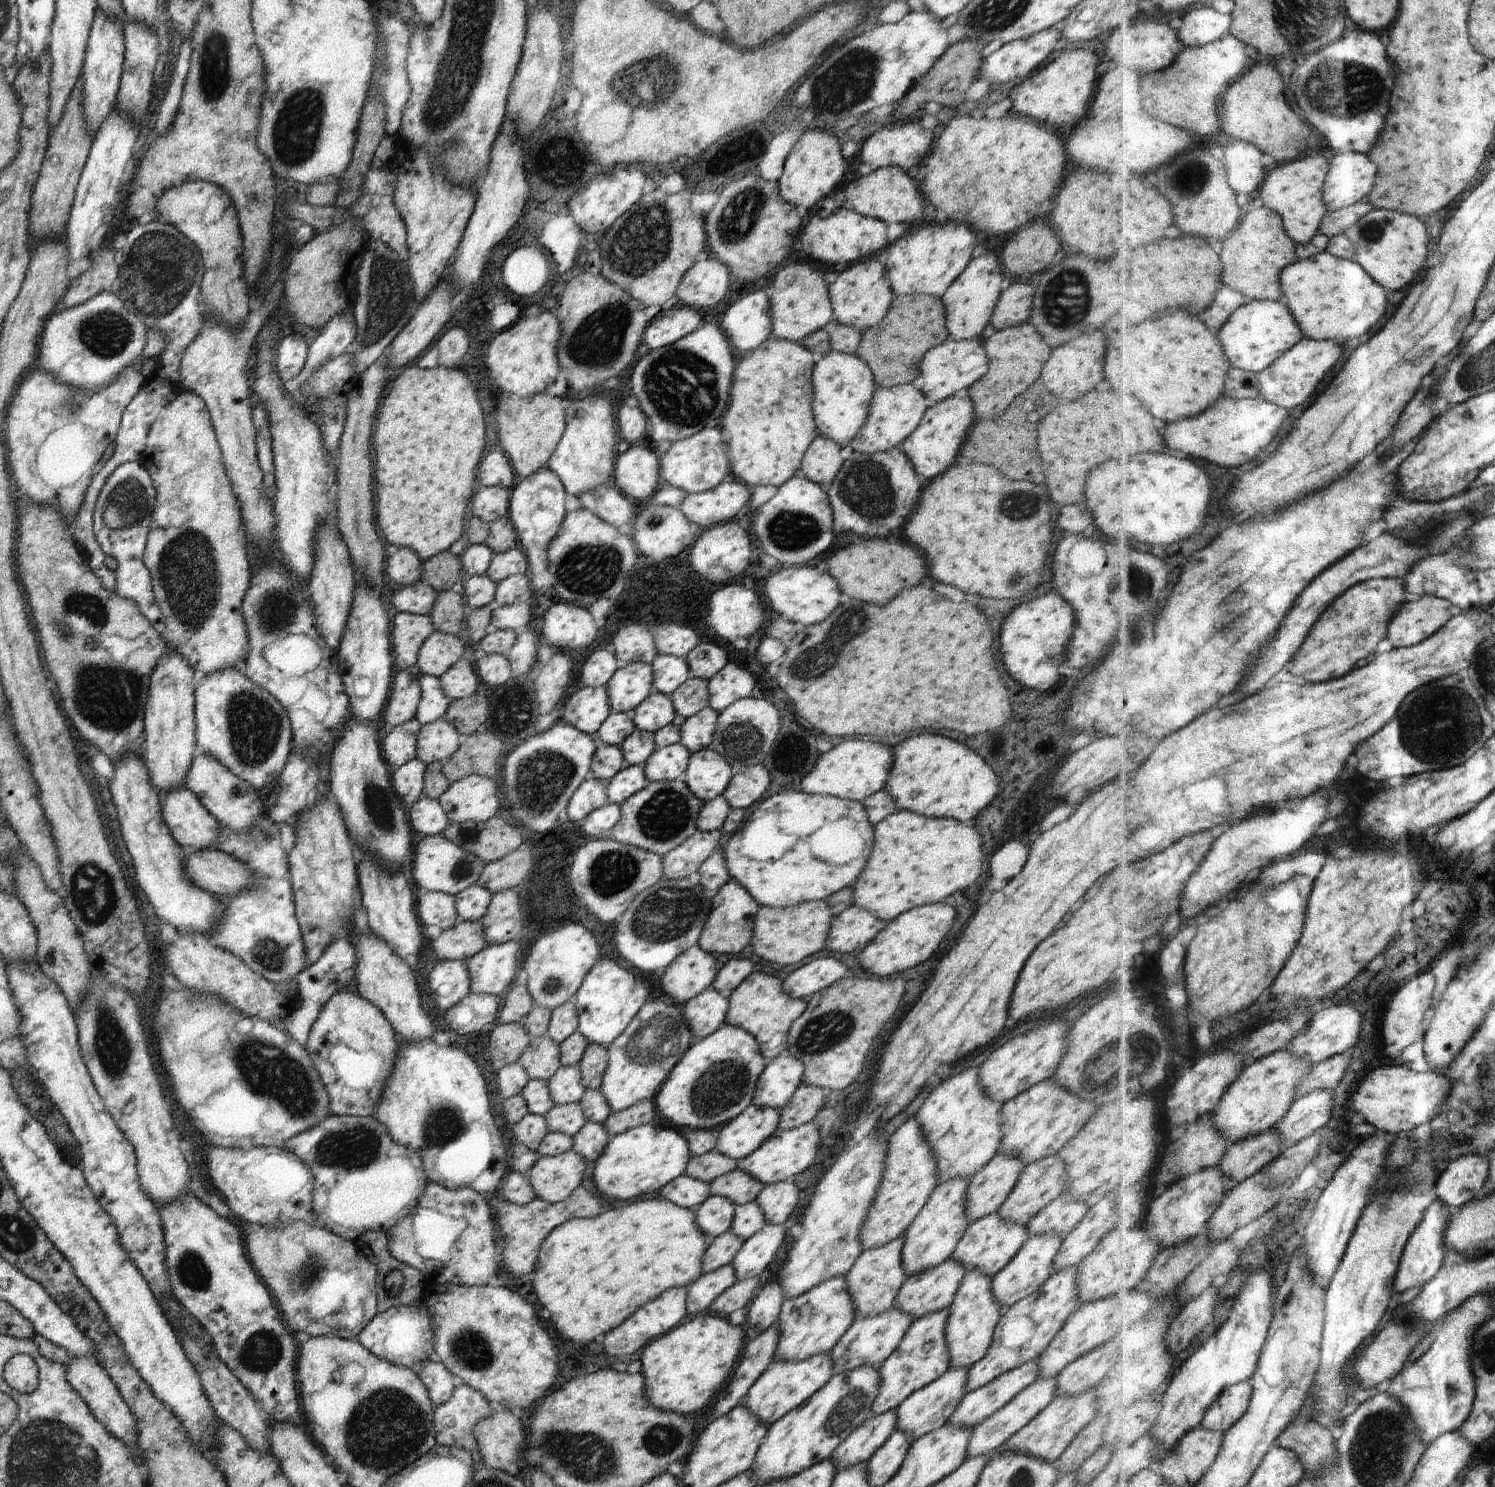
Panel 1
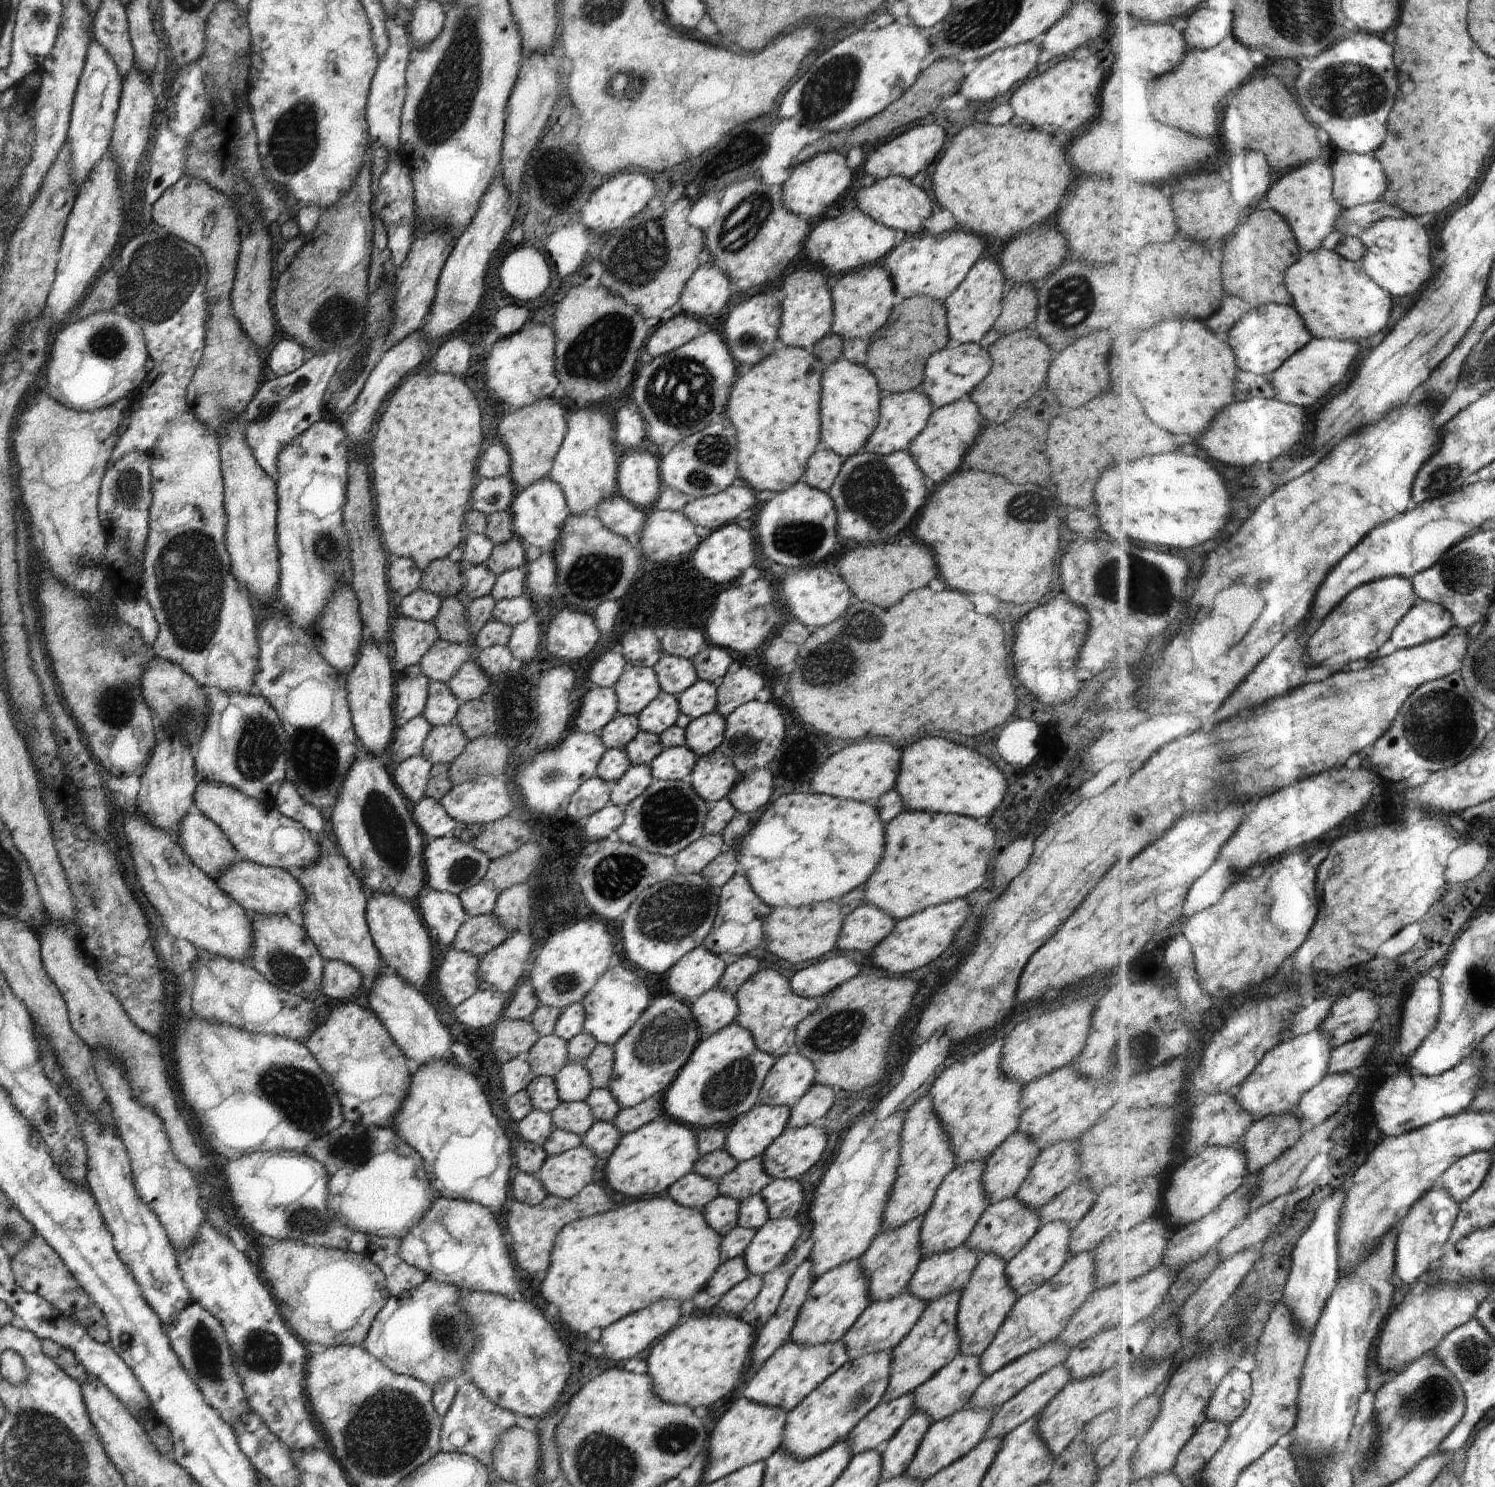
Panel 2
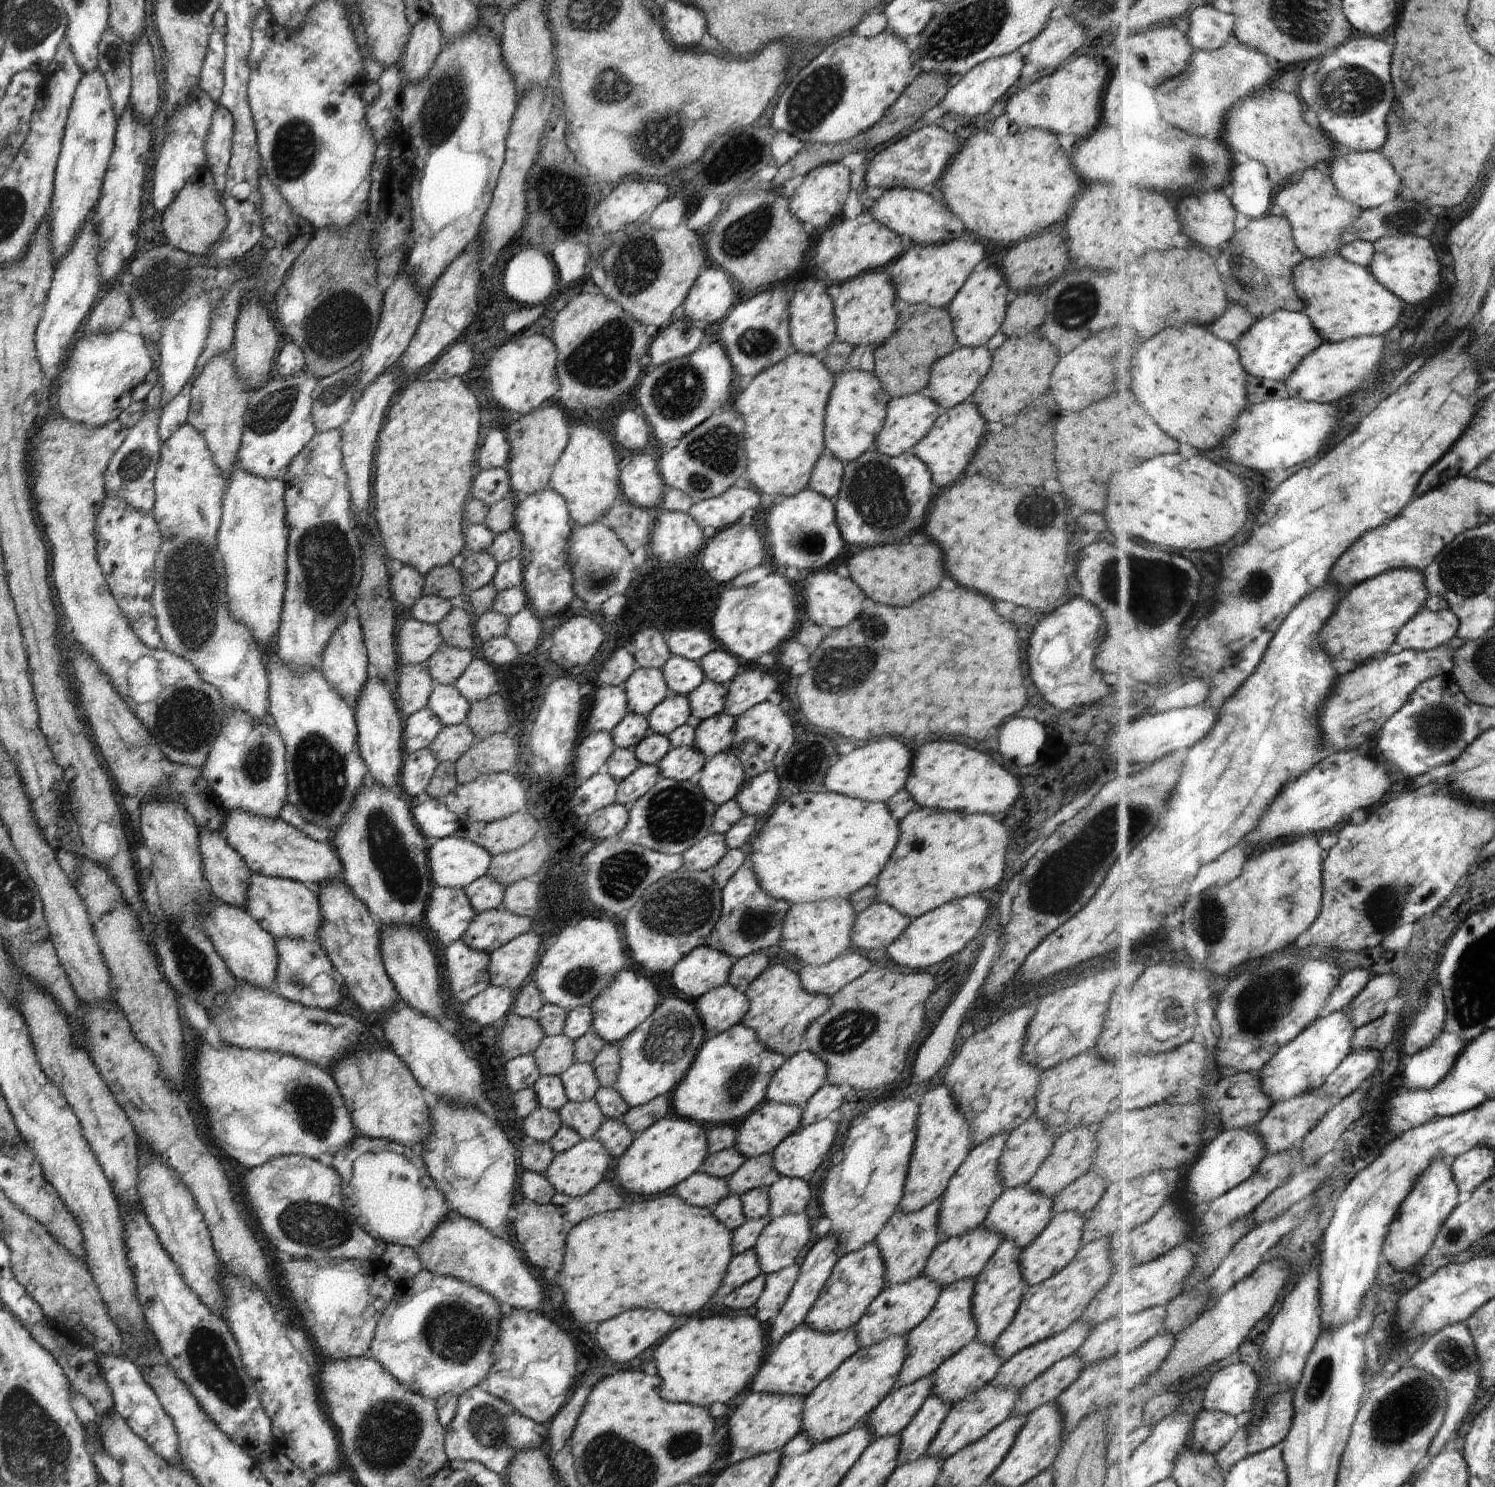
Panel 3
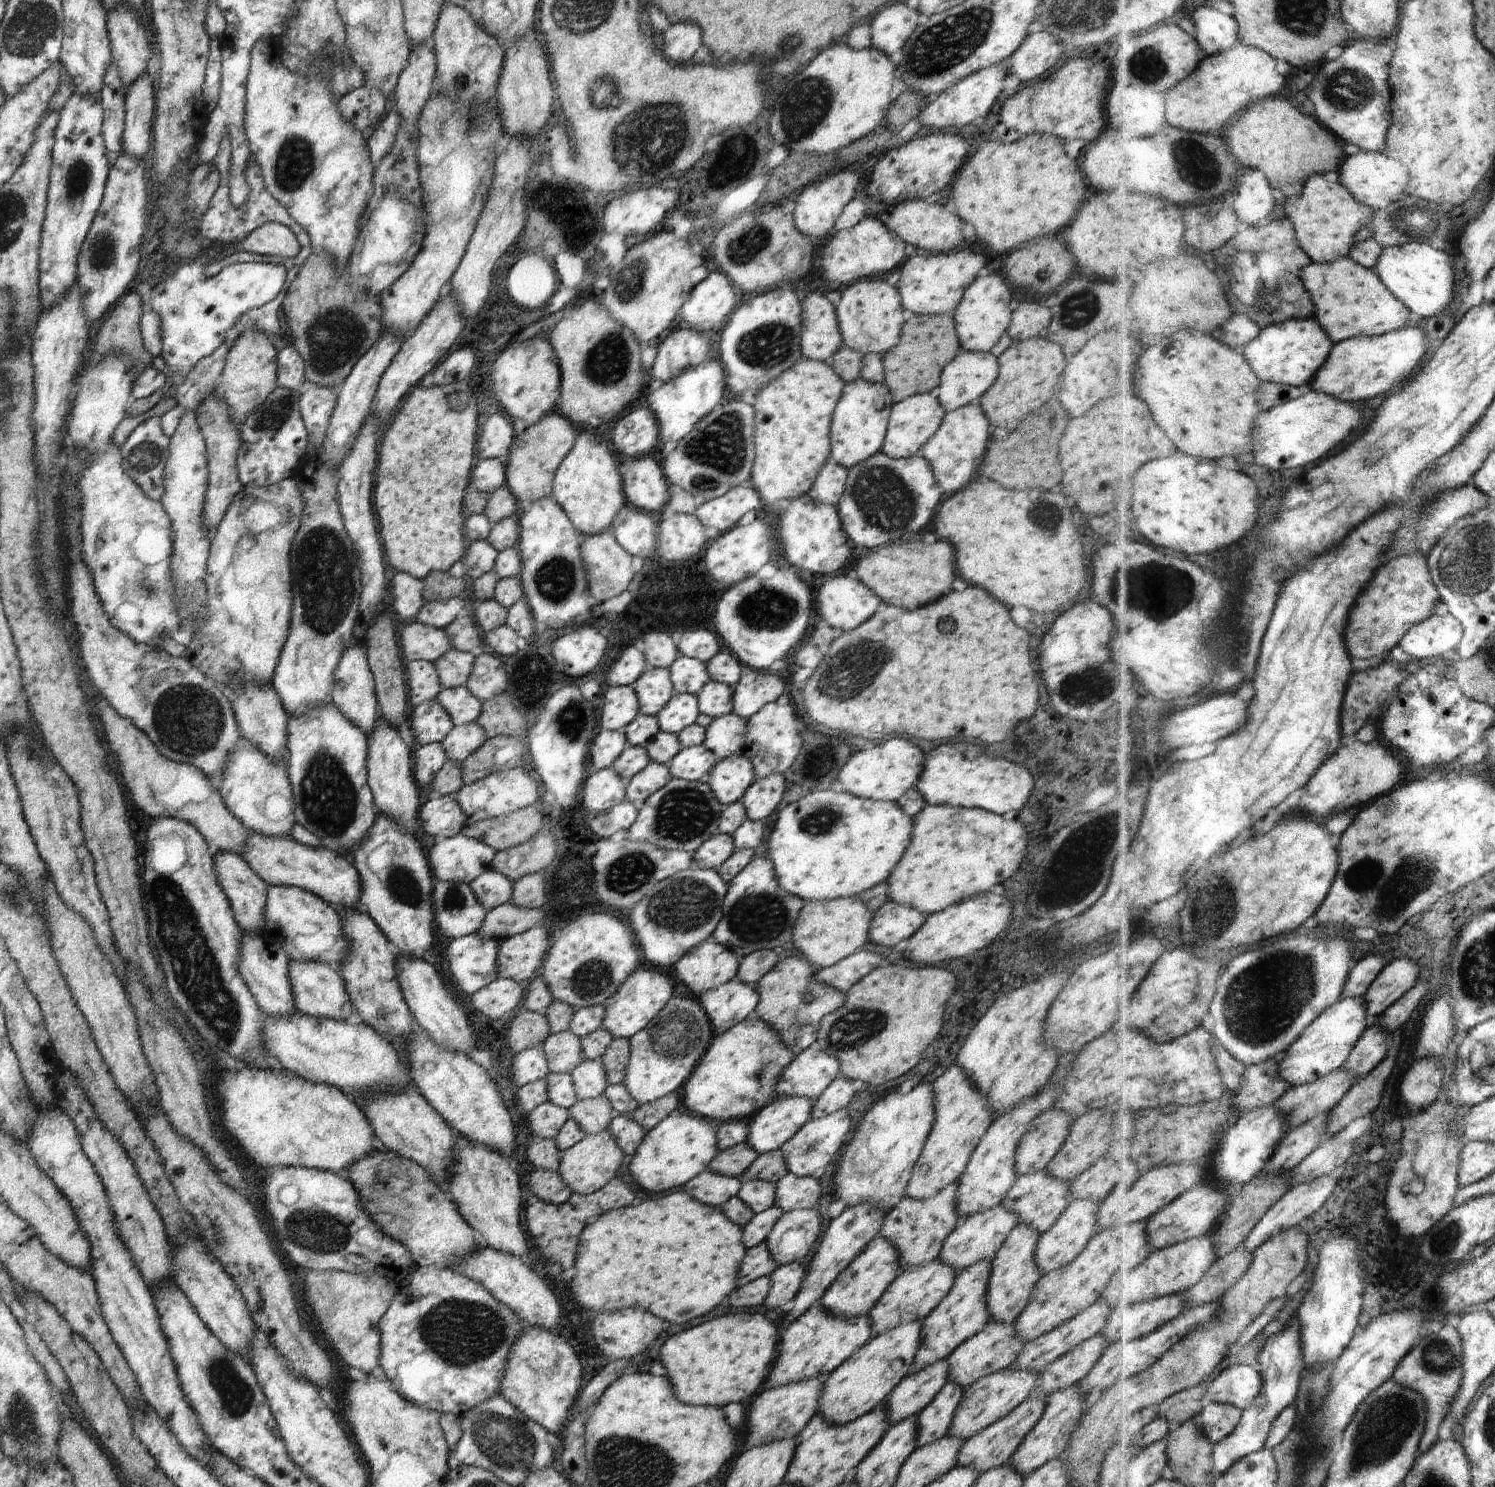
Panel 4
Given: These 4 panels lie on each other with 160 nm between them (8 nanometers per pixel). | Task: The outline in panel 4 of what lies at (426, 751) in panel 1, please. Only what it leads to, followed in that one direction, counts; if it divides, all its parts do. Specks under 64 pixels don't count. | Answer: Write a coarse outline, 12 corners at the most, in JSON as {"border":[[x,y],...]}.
{"border":[[476,722],[454,725],[441,740],[447,760],[466,760],[485,732]]}

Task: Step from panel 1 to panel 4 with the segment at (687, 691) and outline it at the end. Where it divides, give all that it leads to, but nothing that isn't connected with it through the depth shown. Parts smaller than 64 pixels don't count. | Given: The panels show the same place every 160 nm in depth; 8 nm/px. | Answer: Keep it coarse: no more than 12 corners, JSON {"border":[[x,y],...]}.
{"border":[[710,681],[695,695],[700,714],[733,712],[733,689]]}

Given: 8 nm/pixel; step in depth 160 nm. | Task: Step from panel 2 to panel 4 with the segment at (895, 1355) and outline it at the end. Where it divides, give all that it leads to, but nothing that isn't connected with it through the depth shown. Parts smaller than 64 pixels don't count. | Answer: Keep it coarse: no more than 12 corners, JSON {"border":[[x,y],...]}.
{"border":[[991,1260],[955,1276],[922,1320],[911,1372],[948,1358],[989,1322]]}

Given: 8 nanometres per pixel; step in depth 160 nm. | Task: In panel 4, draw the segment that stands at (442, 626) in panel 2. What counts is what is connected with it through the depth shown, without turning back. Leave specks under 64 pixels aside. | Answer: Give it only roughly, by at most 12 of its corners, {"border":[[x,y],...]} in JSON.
{"border":[[470,614],[443,629],[456,651],[494,654]]}

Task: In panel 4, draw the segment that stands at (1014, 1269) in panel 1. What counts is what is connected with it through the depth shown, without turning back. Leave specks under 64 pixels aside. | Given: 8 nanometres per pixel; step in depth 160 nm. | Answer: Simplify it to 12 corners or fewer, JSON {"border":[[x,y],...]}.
{"border":[[1071,1201],[1039,1236],[1044,1275],[1072,1262],[1098,1232],[1099,1204]]}

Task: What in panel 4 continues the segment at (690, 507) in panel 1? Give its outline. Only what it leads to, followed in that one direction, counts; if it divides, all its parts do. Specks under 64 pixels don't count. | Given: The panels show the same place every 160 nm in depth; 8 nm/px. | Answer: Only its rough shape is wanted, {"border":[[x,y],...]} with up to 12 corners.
{"border":[[740,485],[693,515],[725,533],[764,502],[753,487]]}

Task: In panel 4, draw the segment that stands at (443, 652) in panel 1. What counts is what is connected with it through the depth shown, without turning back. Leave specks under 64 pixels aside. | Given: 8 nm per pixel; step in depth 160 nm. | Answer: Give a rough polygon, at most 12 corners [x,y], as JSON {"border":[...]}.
{"border":[[451,648],[433,662],[442,689],[464,687],[472,653]]}

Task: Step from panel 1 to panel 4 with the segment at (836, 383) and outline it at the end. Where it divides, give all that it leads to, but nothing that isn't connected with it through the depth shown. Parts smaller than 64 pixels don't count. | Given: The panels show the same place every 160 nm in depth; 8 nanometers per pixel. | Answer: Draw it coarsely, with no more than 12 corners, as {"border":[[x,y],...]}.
{"border":[[883,382],[845,383],[832,413],[831,460],[880,453],[893,403]]}

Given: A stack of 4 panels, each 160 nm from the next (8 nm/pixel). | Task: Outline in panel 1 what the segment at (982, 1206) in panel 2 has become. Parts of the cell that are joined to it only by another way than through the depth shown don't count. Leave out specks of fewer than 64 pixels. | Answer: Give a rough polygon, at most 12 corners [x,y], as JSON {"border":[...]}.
{"border":[[969,1180],[937,1184],[905,1230],[908,1277],[951,1258]]}

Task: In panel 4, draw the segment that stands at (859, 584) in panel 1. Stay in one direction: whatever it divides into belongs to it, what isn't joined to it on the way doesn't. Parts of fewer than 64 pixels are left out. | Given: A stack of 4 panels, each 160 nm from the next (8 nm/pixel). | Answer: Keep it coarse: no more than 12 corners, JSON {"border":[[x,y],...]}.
{"border":[[900,540],[868,550],[858,580],[912,610],[948,594],[954,547]]}

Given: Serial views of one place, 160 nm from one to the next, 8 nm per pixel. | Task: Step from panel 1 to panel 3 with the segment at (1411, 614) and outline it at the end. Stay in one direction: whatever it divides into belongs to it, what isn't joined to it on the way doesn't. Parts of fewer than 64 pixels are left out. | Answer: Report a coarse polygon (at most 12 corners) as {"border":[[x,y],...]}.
{"border":[[1425,607],[1396,641],[1406,651],[1429,651],[1458,636],[1452,609]]}

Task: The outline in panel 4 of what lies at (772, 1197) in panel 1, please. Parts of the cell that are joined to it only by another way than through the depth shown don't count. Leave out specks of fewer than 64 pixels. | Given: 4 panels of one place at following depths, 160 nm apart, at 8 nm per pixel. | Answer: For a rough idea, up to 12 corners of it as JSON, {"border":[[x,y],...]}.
{"border":[[788,1172],[776,1183],[775,1206],[784,1213],[813,1208],[818,1175]]}

